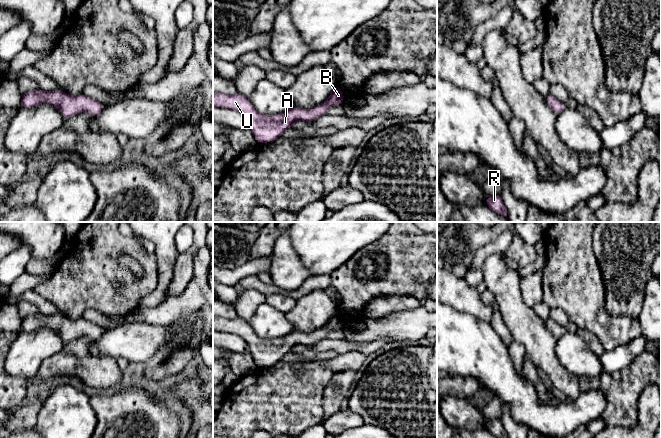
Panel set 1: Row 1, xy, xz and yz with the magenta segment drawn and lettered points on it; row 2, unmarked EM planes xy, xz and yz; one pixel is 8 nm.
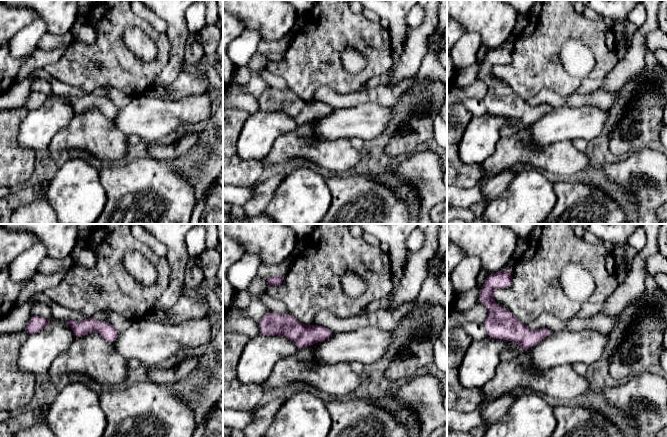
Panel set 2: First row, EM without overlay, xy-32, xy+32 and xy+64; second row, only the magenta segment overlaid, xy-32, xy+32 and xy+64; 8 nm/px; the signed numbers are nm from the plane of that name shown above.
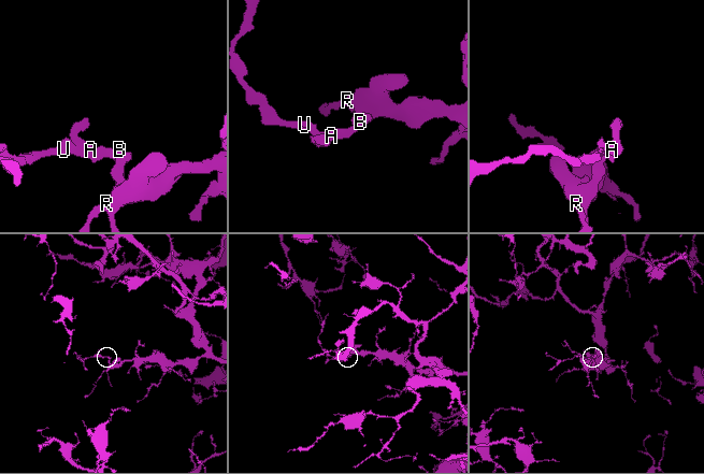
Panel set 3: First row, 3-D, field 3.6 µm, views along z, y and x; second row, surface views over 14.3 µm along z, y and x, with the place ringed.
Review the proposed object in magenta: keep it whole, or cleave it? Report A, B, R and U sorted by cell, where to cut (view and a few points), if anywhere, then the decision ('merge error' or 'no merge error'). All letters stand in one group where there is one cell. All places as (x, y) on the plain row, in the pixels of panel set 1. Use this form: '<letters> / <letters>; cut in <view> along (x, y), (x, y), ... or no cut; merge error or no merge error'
A B R U; no cut; no merge error

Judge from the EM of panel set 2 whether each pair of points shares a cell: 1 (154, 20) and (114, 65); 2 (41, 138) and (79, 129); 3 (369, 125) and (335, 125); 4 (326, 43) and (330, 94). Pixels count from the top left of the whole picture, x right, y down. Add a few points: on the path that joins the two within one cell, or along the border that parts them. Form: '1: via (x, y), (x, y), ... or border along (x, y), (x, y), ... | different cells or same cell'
1: border along (131, 10), (164, 32) | different cells
2: border along (71, 119), (53, 137), (47, 149) | different cells
3: via (361, 125), (343, 125) | same cell
4: border along (352, 92), (336, 93), (320, 86), (309, 99) | different cells

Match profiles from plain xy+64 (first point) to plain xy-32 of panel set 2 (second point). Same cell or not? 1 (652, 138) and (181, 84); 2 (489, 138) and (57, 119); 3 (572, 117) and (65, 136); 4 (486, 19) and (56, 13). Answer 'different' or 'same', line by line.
1: different
2: same
3: different
4: same

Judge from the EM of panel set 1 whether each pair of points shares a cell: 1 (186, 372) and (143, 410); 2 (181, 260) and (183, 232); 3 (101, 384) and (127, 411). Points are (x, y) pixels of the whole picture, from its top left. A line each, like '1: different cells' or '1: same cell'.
1: different cells
2: different cells
3: different cells

